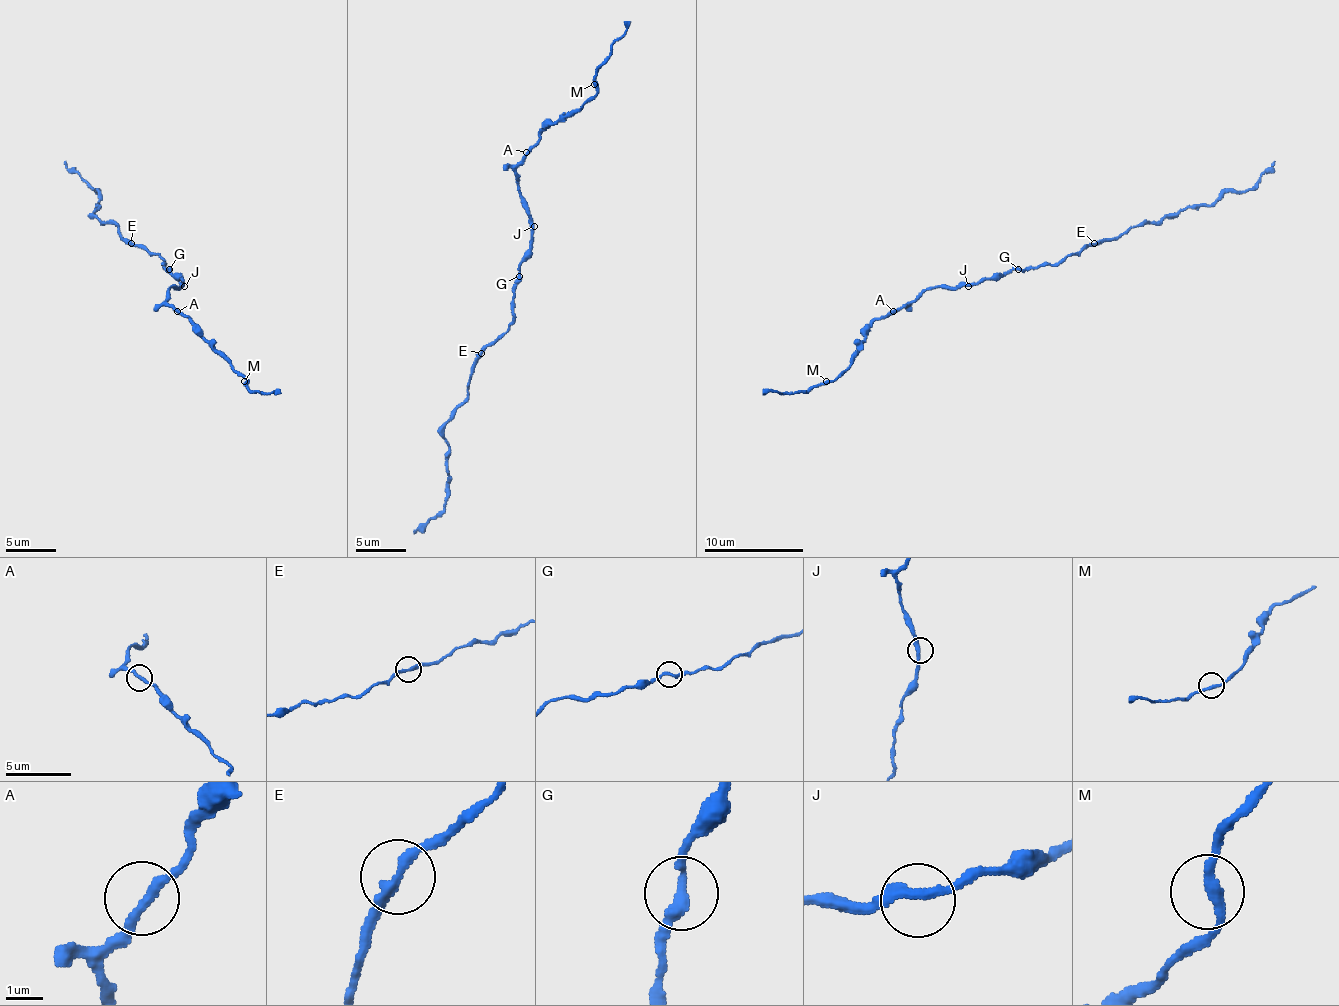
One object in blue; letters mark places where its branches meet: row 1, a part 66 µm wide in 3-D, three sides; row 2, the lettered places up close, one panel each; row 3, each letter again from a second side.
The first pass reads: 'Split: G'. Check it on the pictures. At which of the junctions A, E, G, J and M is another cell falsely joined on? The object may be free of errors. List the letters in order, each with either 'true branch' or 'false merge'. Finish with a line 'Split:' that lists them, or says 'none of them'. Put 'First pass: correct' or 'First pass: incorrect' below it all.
A: true branch
E: true branch
G: true branch
J: true branch
M: true branch
Split: none of them
First pass: incorrect

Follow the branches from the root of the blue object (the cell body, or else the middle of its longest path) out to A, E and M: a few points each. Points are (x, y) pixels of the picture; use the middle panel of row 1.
A: (519, 266), (531, 239), (531, 216), (519, 189), (516, 172), (526, 152)
E: (519, 266), (519, 284), (514, 291), (514, 321), (482, 353)
M: (519, 266), (531, 239), (531, 216), (519, 189), (516, 167), (546, 127), (576, 112), (596, 92), (594, 84)

